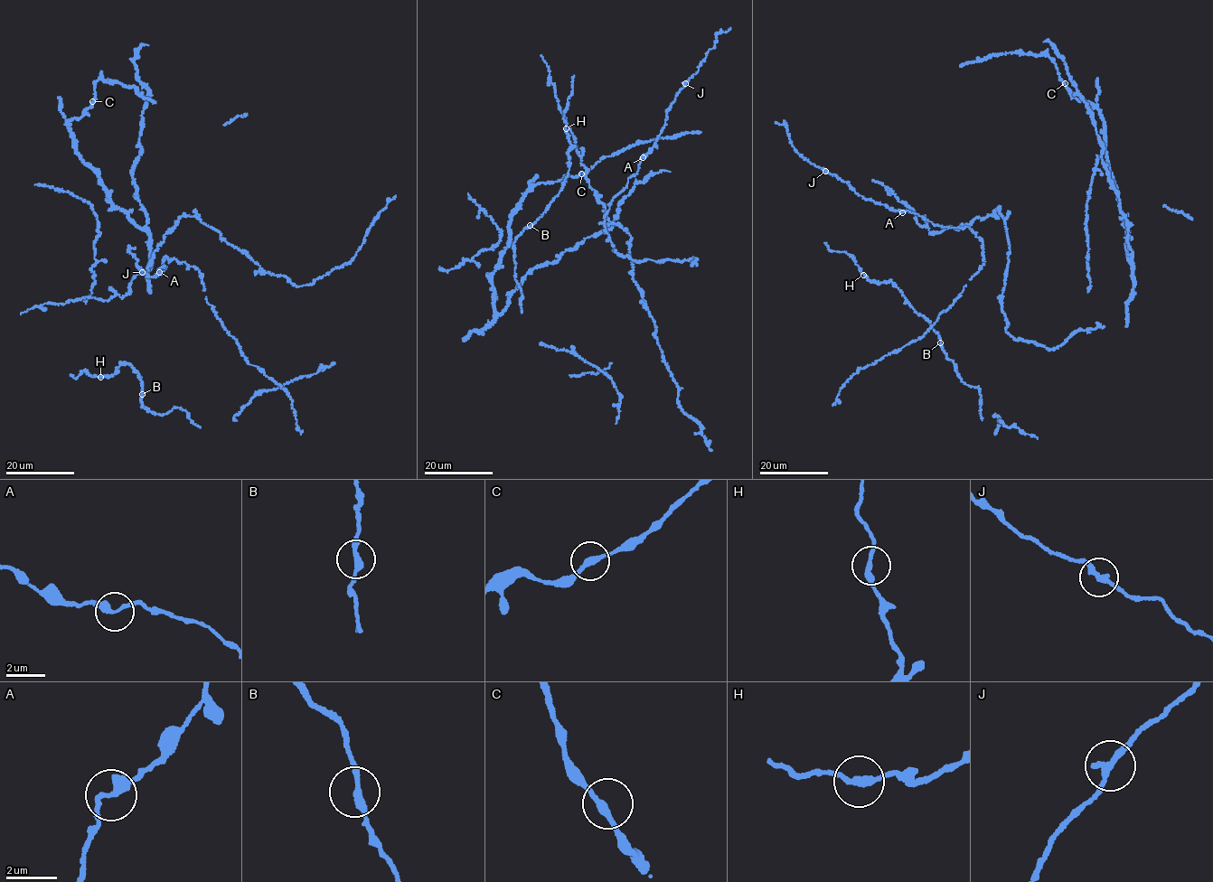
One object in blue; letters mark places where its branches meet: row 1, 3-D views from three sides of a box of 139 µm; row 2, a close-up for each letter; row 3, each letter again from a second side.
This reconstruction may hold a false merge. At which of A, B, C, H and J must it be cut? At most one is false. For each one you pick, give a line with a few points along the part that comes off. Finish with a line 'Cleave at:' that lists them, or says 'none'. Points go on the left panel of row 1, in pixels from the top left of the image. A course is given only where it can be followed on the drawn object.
Cleave at: none

